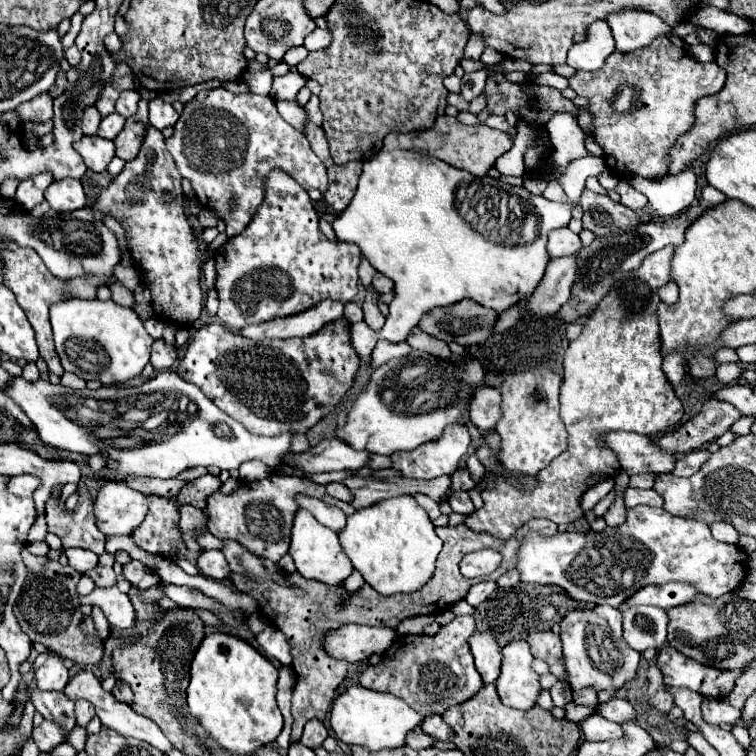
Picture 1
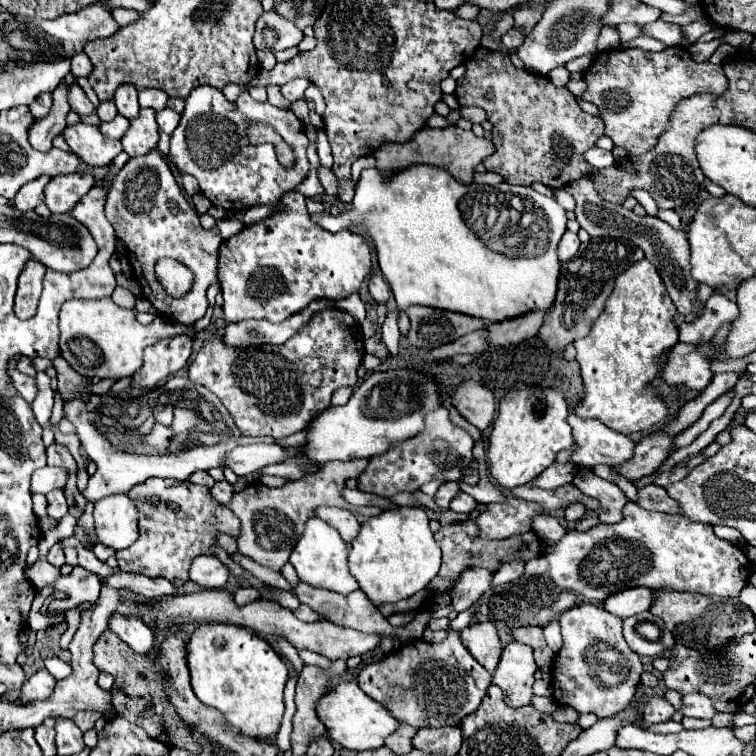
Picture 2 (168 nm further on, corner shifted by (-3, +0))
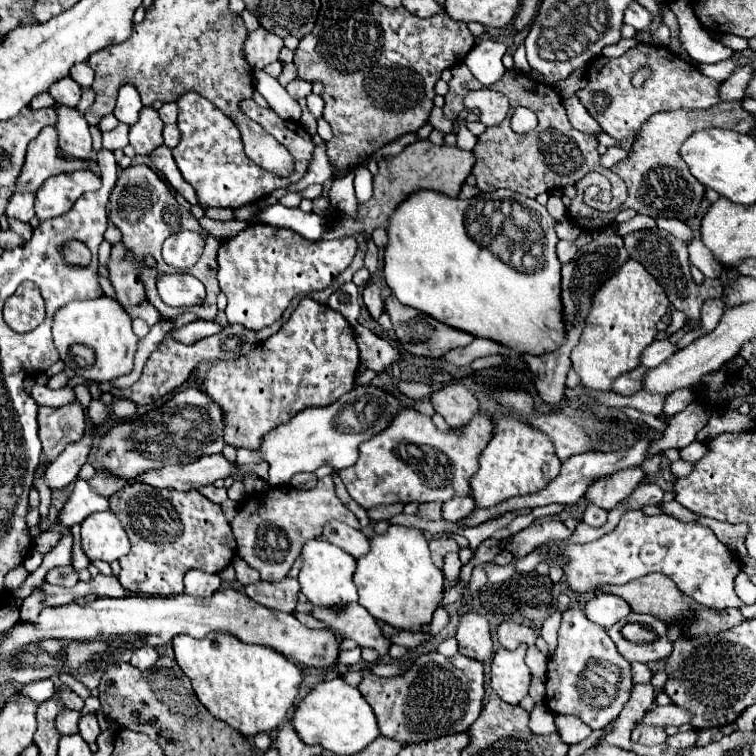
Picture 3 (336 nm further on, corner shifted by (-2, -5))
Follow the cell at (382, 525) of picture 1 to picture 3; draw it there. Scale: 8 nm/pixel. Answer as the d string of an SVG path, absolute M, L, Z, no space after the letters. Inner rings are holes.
M391 524L385 534L369 540L371 550L357 558L353 582L359 590L359 604L375 620L383 620L395 628L419 632L421 624L431 622L443 598L443 572L433 564L423 532L415 526Z

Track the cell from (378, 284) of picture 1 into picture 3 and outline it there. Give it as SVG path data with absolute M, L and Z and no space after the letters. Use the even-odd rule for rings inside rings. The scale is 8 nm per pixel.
M369 282L365 286L365 290L363 290L363 302L369 308L369 312L371 312L373 318L379 318L383 314L383 310L385 310L383 296L381 296L381 288L375 282Z

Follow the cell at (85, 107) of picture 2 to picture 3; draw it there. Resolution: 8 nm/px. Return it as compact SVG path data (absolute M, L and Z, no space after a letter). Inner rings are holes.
M61 78L61 82L55 82L51 86L49 94L55 98L57 104L63 104L63 106L69 106L69 108L75 108L81 100L81 88L71 78Z

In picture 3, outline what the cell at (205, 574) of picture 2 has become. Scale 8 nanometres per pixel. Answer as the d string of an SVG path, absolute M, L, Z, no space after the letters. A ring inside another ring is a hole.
M189 570L185 574L185 594L207 598L221 588L219 574L205 574L203 570Z

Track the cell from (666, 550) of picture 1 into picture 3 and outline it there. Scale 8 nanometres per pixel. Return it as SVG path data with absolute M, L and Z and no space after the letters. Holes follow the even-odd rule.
M629 510L621 516L617 528L599 540L587 544L569 544L563 550L563 580L575 594L597 594L601 586L625 584L651 572L667 574L677 588L703 606L741 608L733 590L735 576L741 572L739 558L729 552L717 536L699 524L679 522L671 516L645 516L641 510Z

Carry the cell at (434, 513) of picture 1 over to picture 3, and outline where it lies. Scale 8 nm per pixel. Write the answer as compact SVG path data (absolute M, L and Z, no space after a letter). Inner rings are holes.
M333 474L321 478L313 490L271 488L259 494L249 494L231 522L233 534L237 538L237 554L249 566L259 570L263 580L269 582L283 580L291 570L293 562L297 560L303 540L319 538L323 524L333 518L353 528L359 528L357 516L351 510L347 510L335 496Z

